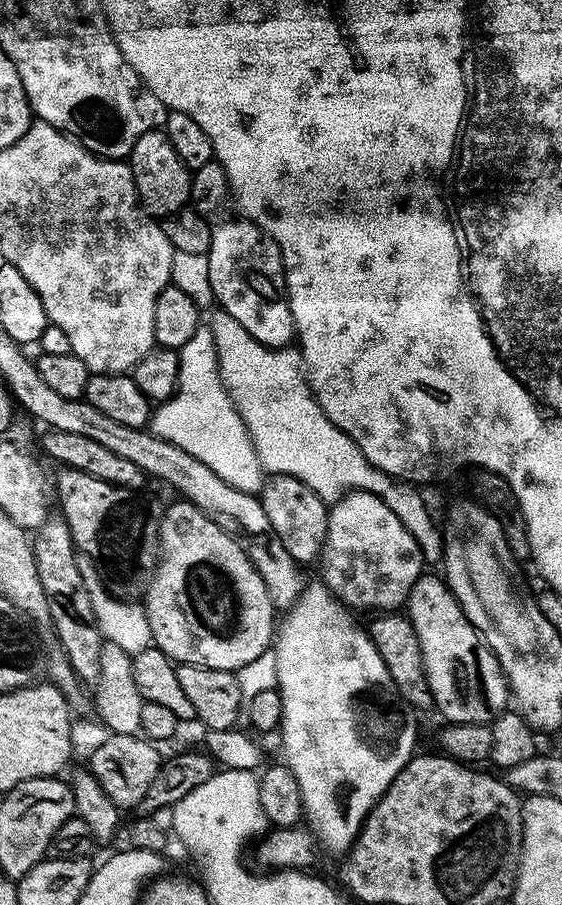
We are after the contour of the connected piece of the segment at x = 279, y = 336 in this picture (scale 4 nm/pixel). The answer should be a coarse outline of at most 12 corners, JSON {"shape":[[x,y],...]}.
{"shape":[[238,214],[211,225],[215,303],[266,347],[289,347],[284,263]]}

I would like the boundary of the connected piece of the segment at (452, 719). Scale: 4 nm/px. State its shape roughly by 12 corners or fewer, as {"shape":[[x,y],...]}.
{"shape":[[439,575],[406,615],[435,711],[491,725],[510,704],[496,655]]}

